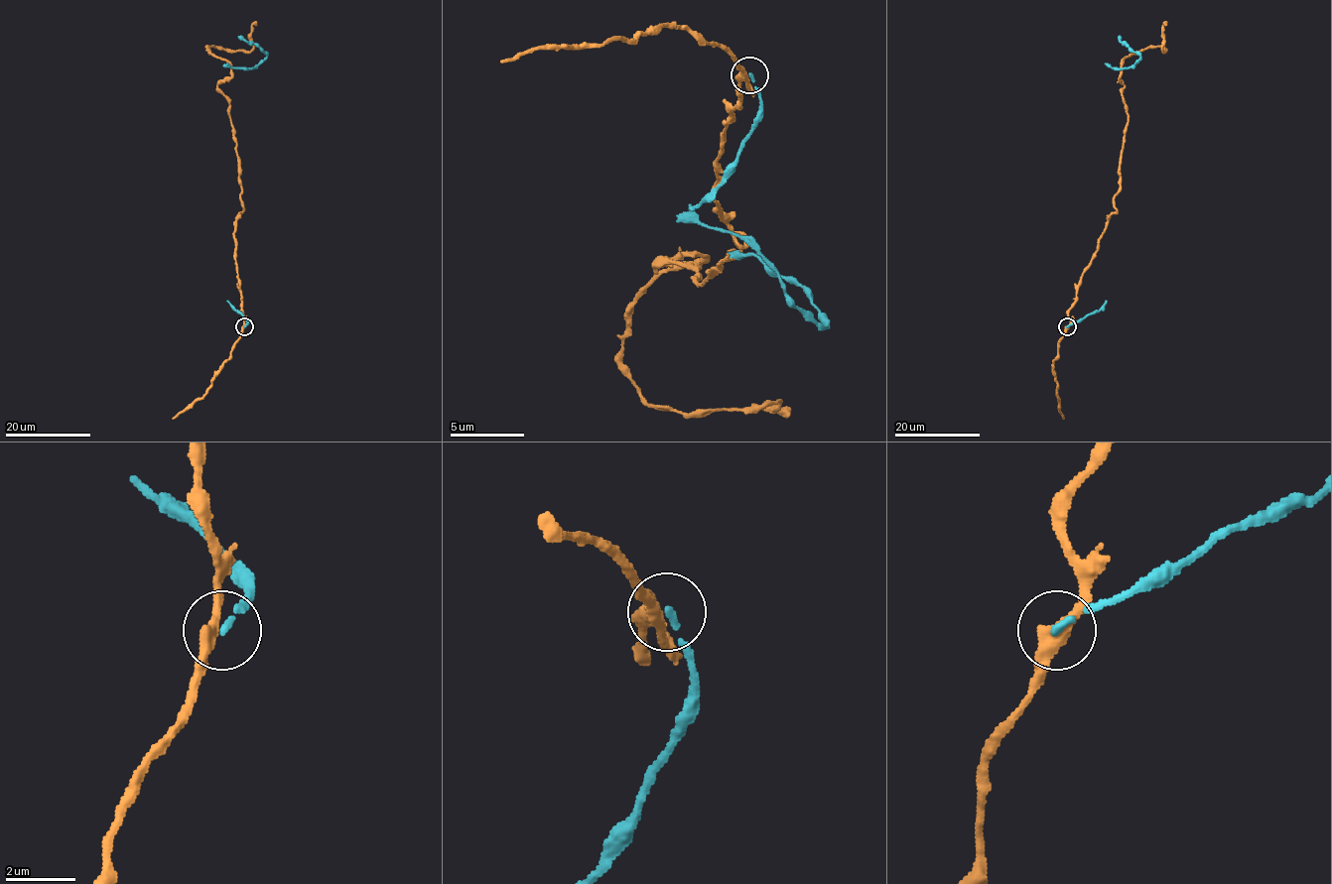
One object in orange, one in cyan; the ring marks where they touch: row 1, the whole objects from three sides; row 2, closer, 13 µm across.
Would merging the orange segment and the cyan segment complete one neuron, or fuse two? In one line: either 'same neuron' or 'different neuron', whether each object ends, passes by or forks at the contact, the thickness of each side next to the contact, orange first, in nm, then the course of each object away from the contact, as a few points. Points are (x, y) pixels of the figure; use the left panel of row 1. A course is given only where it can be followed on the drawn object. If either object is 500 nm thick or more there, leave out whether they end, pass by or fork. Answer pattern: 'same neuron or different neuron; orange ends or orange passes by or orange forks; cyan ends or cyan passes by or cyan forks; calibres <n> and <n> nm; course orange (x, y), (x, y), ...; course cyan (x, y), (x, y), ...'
different neuron; orange passes by; cyan ends; calibres 360 and 190 nm; course orange (244, 326), (239, 160), (217, 88), (231, 66), (207, 48), (249, 52), (256, 22); course cyan (244, 326), (247, 321), (228, 301), (244, 69), (253, 68), (267, 56), (258, 47), (238, 37)

